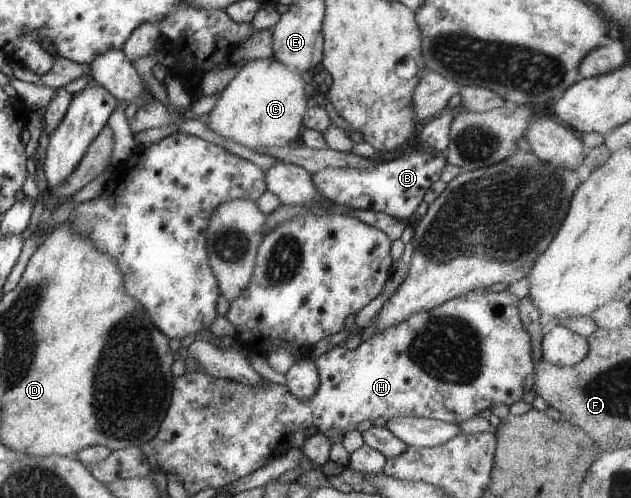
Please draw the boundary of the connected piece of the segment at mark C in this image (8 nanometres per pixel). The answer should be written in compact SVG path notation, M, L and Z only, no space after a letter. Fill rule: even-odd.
M272 56L271 58L247 61L219 94L219 98L207 118L205 117L207 123L205 125L219 136L240 143L257 153L259 153L259 149L272 149L273 147L294 144L298 141L300 131L303 129L301 120L303 120L303 113L307 109L307 98L303 91L303 84L297 71L286 68Z

